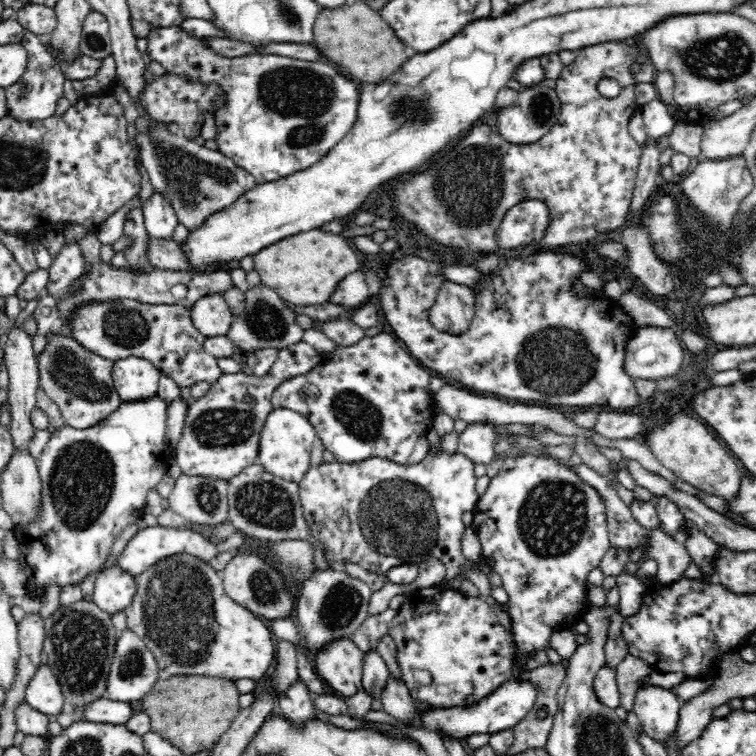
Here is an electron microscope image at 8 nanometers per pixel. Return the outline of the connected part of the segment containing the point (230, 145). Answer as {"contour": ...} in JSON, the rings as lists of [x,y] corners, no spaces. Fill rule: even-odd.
{"contour":[[[180,25],[152,27],[147,36],[147,53],[167,71],[200,84],[217,84],[223,92],[223,105],[213,110],[216,120],[217,150],[247,170],[257,184],[274,182],[295,172],[306,170],[332,150],[356,123],[359,83],[343,74],[326,60],[298,60],[273,54],[226,57],[210,49],[202,37],[188,35]]]}

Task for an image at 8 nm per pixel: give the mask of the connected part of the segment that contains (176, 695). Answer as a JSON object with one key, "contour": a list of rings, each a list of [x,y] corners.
{"contour":[[[176,674],[166,679],[156,678],[154,688],[140,702],[143,706],[142,712],[148,714],[150,718],[151,730],[172,743],[172,746],[179,748],[185,755],[193,755],[212,748],[220,740],[222,734],[230,728],[231,722],[241,709],[239,696],[240,693],[234,681],[227,678]]]}

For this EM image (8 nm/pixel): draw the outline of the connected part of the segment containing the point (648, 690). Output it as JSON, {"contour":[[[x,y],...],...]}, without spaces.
{"contour":[[[658,685],[640,686],[636,691],[633,711],[650,738],[669,742],[676,732],[680,702],[670,689]]]}

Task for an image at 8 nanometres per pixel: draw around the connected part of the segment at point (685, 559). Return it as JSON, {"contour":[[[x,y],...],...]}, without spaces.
{"contour":[[[649,529],[647,558],[657,562],[654,580],[657,584],[676,582],[684,577],[684,571],[692,562],[681,539],[668,536],[662,529]]]}

